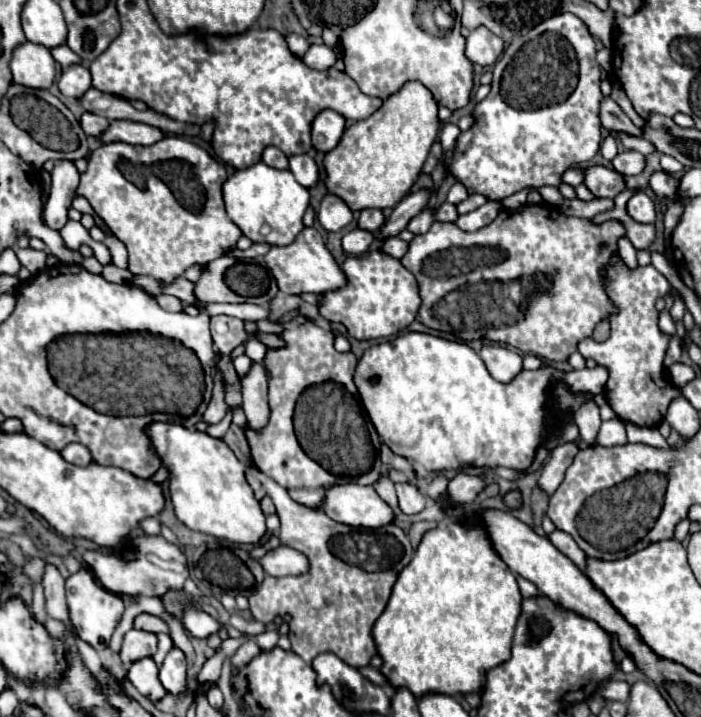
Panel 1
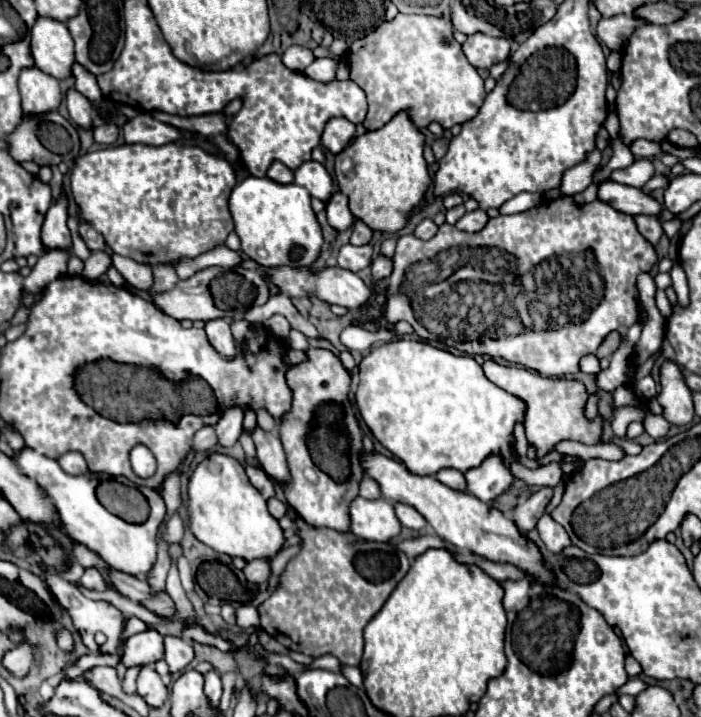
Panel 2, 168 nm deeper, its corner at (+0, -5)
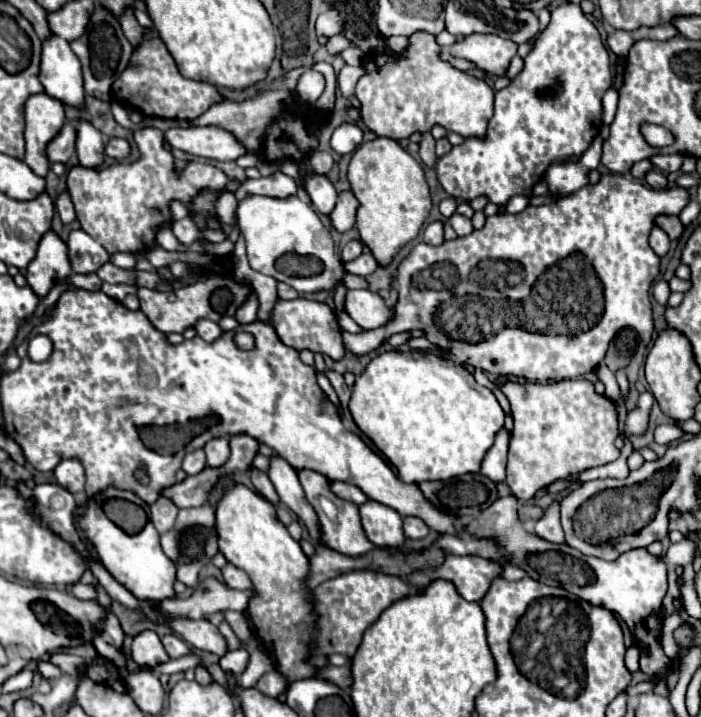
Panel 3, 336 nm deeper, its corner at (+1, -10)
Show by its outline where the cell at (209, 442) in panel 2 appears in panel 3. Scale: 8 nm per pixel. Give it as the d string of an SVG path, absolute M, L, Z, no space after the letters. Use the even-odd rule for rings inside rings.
M199 448L195 452L189 452L183 460L183 470L187 474L199 474L205 466L207 466L207 462L205 462L205 450L203 448Z

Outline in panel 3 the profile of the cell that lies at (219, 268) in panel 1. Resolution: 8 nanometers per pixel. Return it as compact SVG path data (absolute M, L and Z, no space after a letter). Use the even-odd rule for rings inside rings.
M203 274L195 284L189 286L181 286L181 288L169 288L169 290L151 290L145 286L137 288L137 298L141 302L141 310L145 312L145 316L153 322L153 326L157 326L157 330L161 330L163 334L171 334L171 332L183 332L189 326L195 326L197 320L207 318L213 322L219 322L219 314L213 312L213 308L209 306L209 296L215 288L219 288L219 284L223 282L223 276L219 274Z

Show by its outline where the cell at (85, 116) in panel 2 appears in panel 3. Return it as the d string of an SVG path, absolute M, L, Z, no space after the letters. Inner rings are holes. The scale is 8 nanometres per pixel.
M81 120L77 124L77 156L79 164L87 168L97 168L103 162L103 136L101 132L91 124Z

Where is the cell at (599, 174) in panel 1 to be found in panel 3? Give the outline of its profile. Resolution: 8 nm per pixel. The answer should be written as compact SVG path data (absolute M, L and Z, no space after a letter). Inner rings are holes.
M657 216L655 224L669 234L669 238L679 238L683 232L683 224L679 228L679 216Z

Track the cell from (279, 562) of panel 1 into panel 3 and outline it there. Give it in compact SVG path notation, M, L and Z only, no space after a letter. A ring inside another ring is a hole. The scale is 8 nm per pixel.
M227 564L223 568L223 578L225 578L225 584L229 588L235 588L235 590L249 590L249 588L253 588L251 578L241 568L237 568L233 564Z

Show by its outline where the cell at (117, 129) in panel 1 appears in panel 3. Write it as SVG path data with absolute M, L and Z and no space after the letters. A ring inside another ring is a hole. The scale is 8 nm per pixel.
M217 126L169 128L165 132L165 142L171 148L213 160L237 160L245 154L237 138L233 138L233 134L225 134L225 130L217 130Z

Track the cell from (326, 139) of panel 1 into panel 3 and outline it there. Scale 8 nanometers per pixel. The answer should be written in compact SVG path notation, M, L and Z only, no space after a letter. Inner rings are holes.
M345 122L341 126L335 128L333 136L331 136L331 148L333 152L337 154L351 154L363 140L363 132L357 124L351 124L351 122Z

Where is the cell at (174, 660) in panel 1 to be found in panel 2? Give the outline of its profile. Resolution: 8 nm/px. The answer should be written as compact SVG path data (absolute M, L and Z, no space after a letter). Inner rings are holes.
M168 635L168 637L164 637L164 645L166 645L164 659L166 659L172 673L182 671L194 659L194 649L192 649L190 641Z

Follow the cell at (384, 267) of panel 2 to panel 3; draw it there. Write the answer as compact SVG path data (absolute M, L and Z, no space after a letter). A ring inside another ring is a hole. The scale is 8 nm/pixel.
M249 194L239 202L237 224L245 236L251 268L275 278L277 282L293 286L301 294L331 290L341 278L345 280L347 288L369 288L367 278L343 274L335 256L331 234L321 224L315 210L301 202L297 196L269 198Z

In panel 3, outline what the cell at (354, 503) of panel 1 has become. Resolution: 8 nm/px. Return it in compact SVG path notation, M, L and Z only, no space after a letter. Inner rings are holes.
M373 500L365 502L359 508L359 512L361 512L363 530L369 542L373 542L375 546L401 546L403 544L405 534L401 528L403 520L399 512Z

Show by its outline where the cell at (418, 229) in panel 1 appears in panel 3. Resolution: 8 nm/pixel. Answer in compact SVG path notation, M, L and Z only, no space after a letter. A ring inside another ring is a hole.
M431 222L425 232L423 232L423 242L425 244L441 244L443 242L443 222Z

